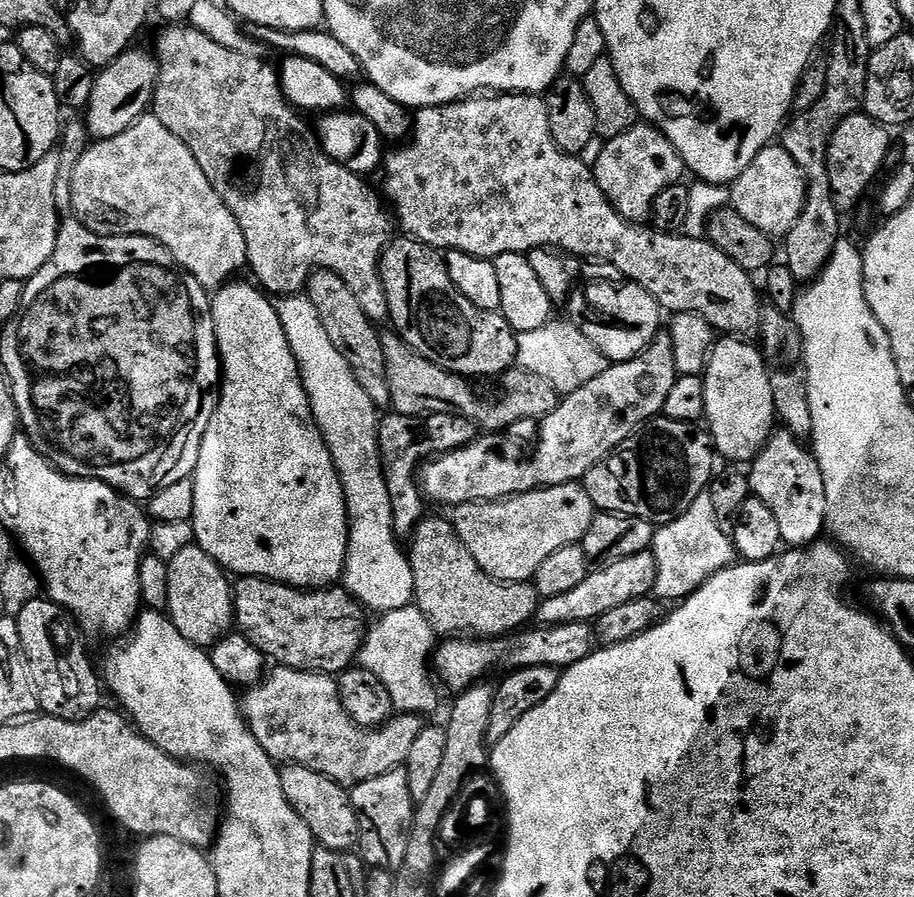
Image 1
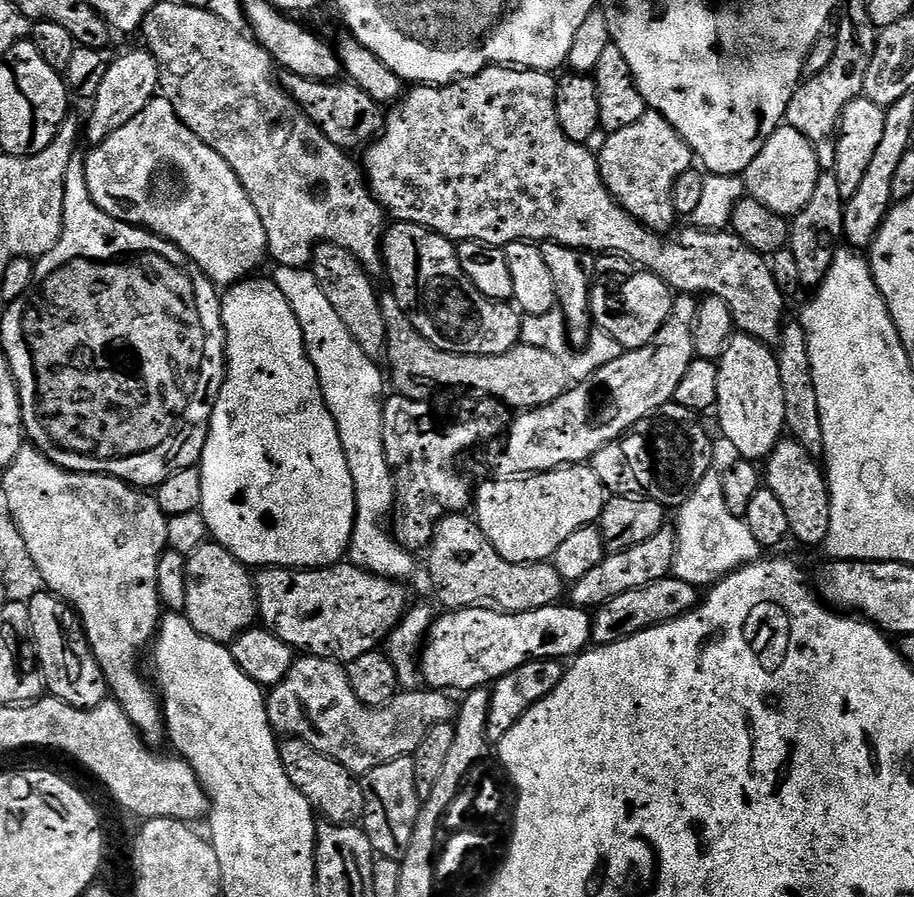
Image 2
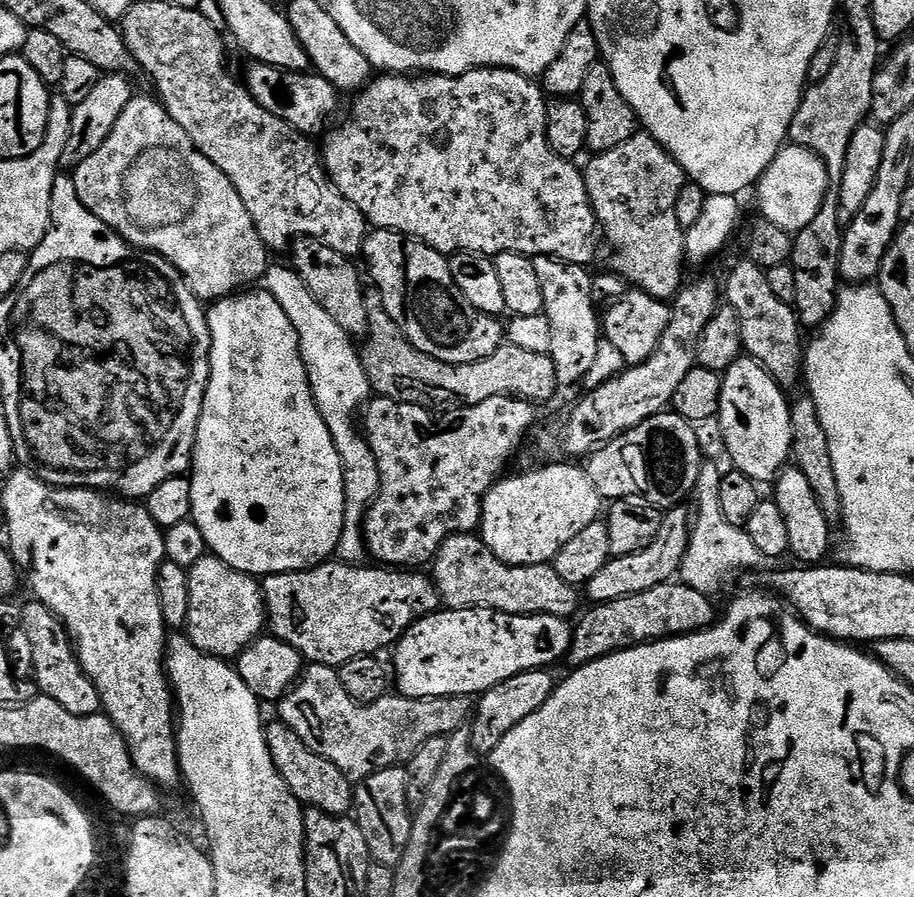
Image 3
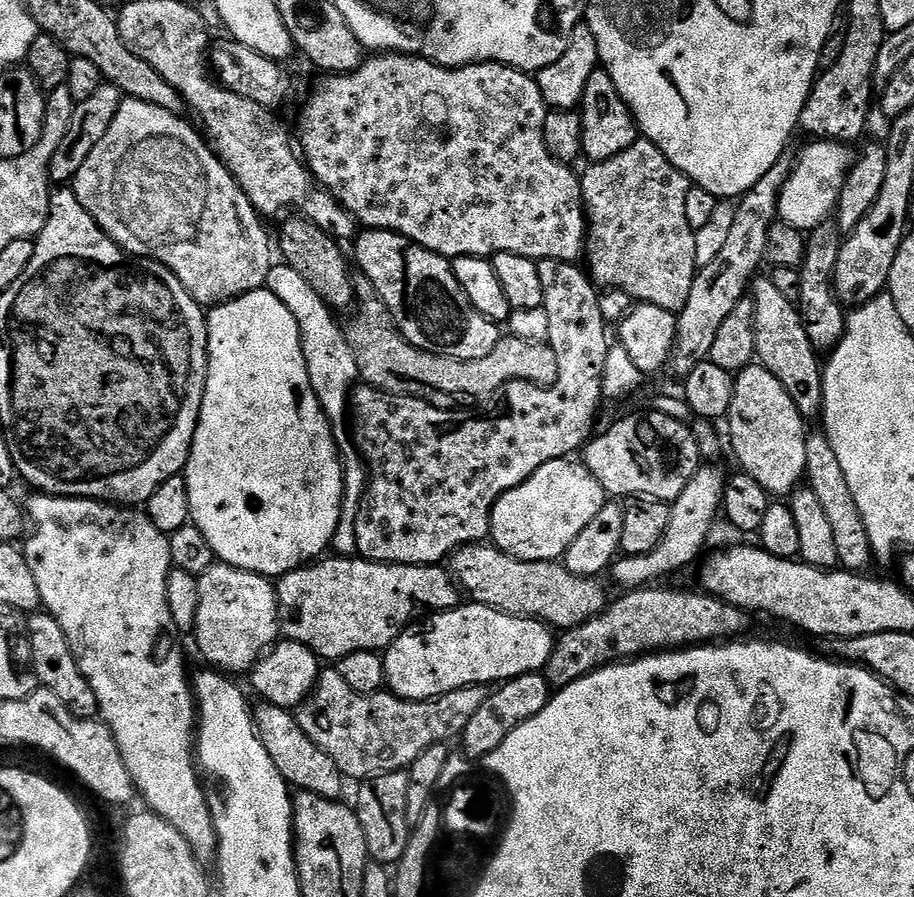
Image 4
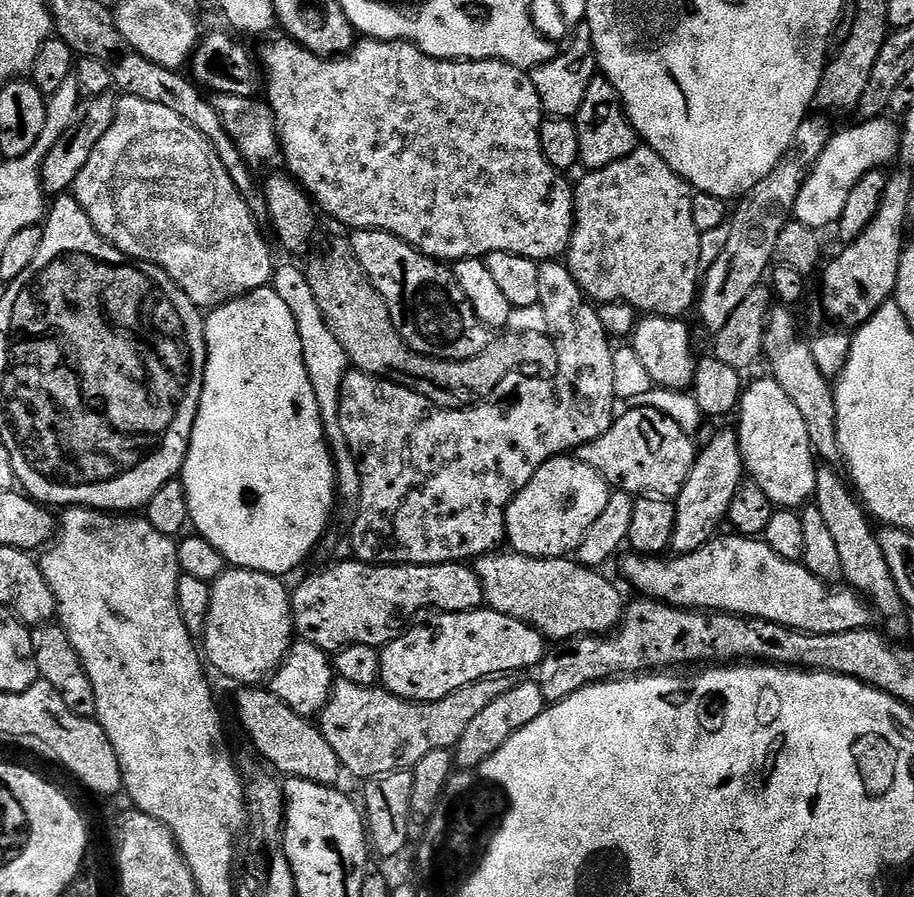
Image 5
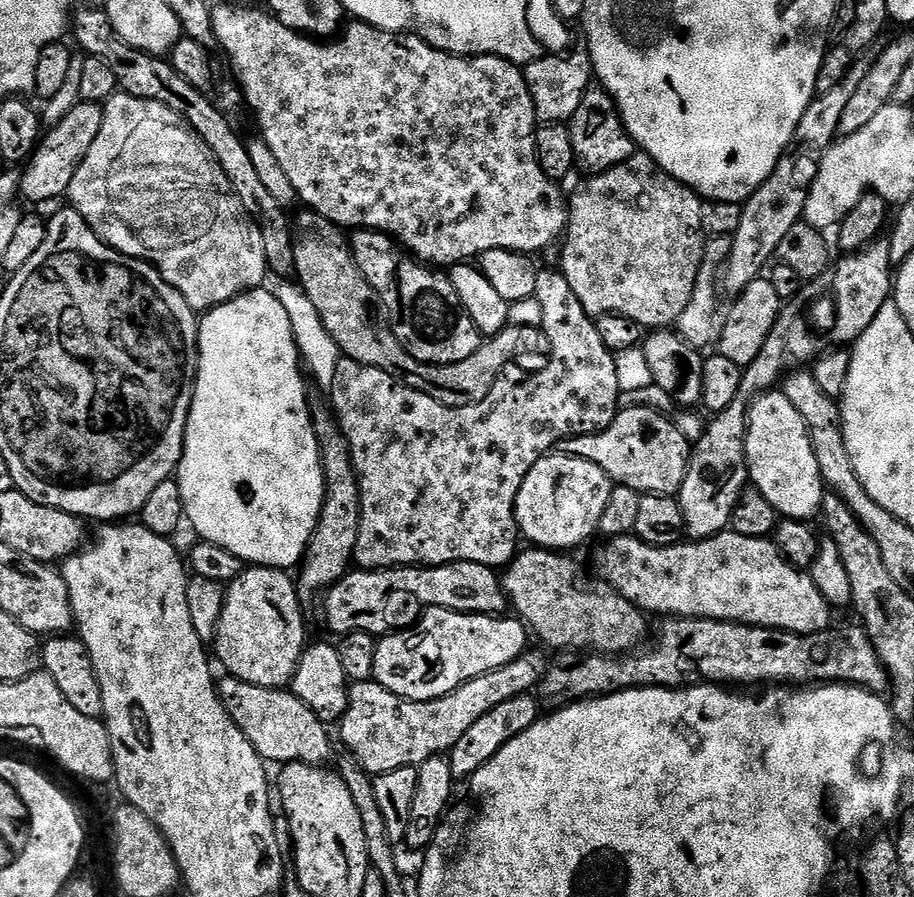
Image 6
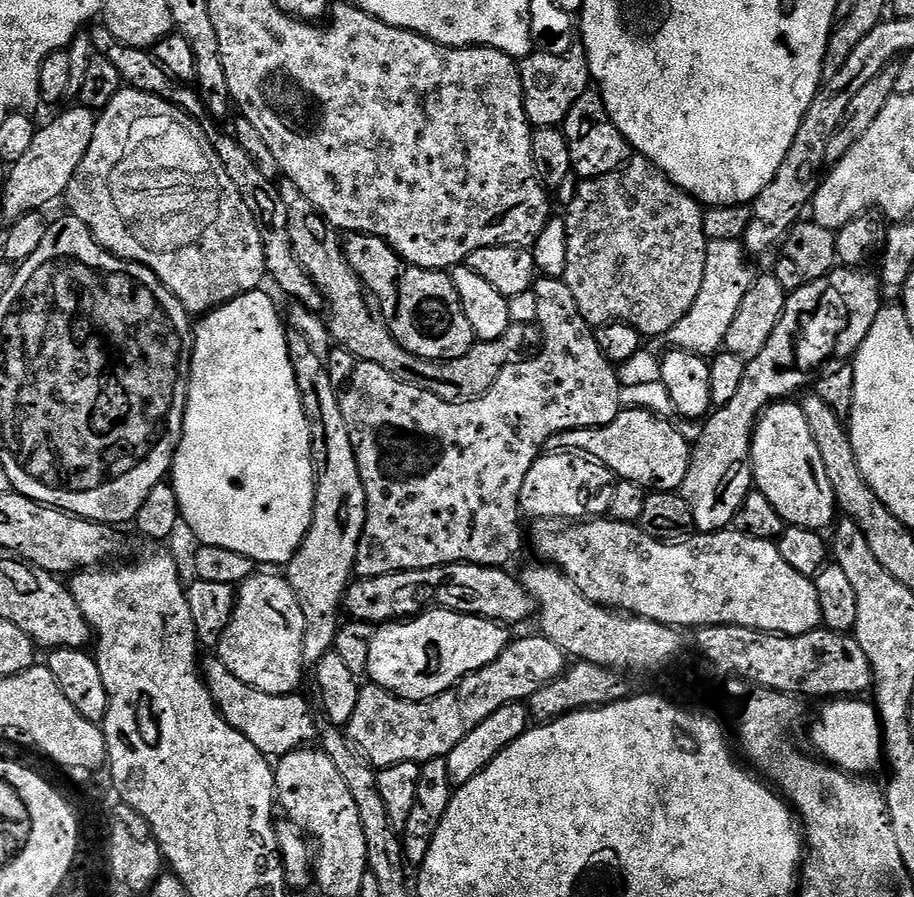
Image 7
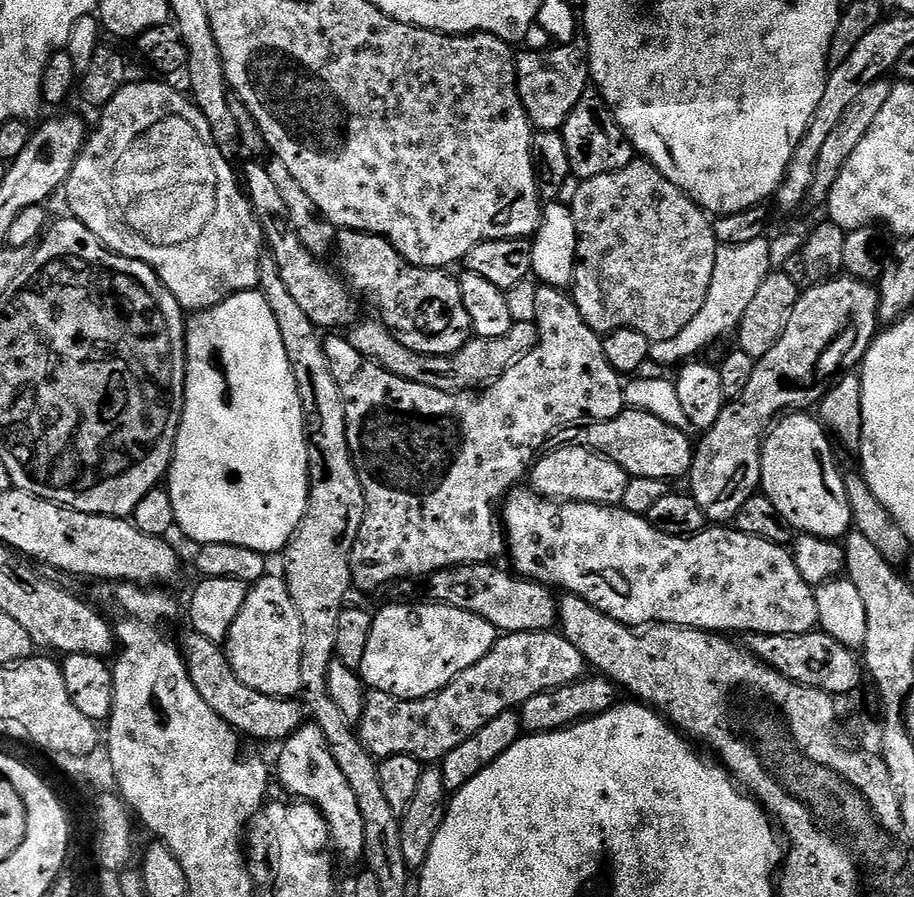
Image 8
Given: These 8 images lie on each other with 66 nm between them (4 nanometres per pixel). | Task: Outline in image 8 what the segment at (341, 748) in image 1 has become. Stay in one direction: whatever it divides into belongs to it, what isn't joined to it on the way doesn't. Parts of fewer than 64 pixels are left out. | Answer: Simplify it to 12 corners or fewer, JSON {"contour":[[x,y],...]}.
{"contour":[[559,631],[509,632],[441,692],[369,691],[377,761],[439,762],[490,718],[581,679]]}

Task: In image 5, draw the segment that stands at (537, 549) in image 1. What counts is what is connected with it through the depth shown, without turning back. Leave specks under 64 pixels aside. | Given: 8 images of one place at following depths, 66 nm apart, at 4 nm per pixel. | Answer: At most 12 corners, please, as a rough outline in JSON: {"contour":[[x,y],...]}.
{"contour":[[565,454],[510,502],[506,540],[564,558],[606,510],[610,485]]}

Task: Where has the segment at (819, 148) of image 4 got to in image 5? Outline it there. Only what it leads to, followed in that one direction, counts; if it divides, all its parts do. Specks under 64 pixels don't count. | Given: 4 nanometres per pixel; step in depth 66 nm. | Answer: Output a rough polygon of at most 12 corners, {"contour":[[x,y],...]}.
{"contour":[[888,118],[837,131],[806,178],[795,219],[825,230],[850,190],[898,156]]}

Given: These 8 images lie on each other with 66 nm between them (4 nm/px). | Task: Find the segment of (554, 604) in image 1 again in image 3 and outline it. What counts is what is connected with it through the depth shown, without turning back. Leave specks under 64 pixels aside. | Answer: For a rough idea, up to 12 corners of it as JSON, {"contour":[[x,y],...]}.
{"contour":[[684,506],[650,546],[613,556],[586,585],[592,604],[642,594],[679,573],[692,537]]}

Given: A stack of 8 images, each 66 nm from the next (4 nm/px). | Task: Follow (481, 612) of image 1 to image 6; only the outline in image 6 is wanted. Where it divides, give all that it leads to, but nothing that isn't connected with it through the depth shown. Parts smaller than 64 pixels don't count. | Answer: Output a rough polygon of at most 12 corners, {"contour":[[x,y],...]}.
{"contour":[[556,550],[503,569],[515,615],[552,650],[628,654],[649,617]]}

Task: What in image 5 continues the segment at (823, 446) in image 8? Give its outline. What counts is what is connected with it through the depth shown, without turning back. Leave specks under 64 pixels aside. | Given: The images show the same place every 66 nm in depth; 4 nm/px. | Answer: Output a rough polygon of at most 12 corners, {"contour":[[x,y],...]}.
{"contour":[[771,378],[740,394],[747,475],[777,509],[816,495],[806,422]]}

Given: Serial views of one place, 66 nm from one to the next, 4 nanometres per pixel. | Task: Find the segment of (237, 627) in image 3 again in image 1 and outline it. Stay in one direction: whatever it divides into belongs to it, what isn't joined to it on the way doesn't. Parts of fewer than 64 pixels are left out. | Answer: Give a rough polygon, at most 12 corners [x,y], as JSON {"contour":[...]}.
{"contour":[[199,543],[168,564],[167,615],[201,646],[233,627],[234,584]]}

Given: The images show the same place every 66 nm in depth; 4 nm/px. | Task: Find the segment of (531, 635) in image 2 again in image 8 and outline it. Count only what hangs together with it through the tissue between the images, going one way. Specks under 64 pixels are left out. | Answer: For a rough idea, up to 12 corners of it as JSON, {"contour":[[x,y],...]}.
{"contour":[[388,604],[358,670],[403,700],[482,662],[496,628],[461,608]]}

